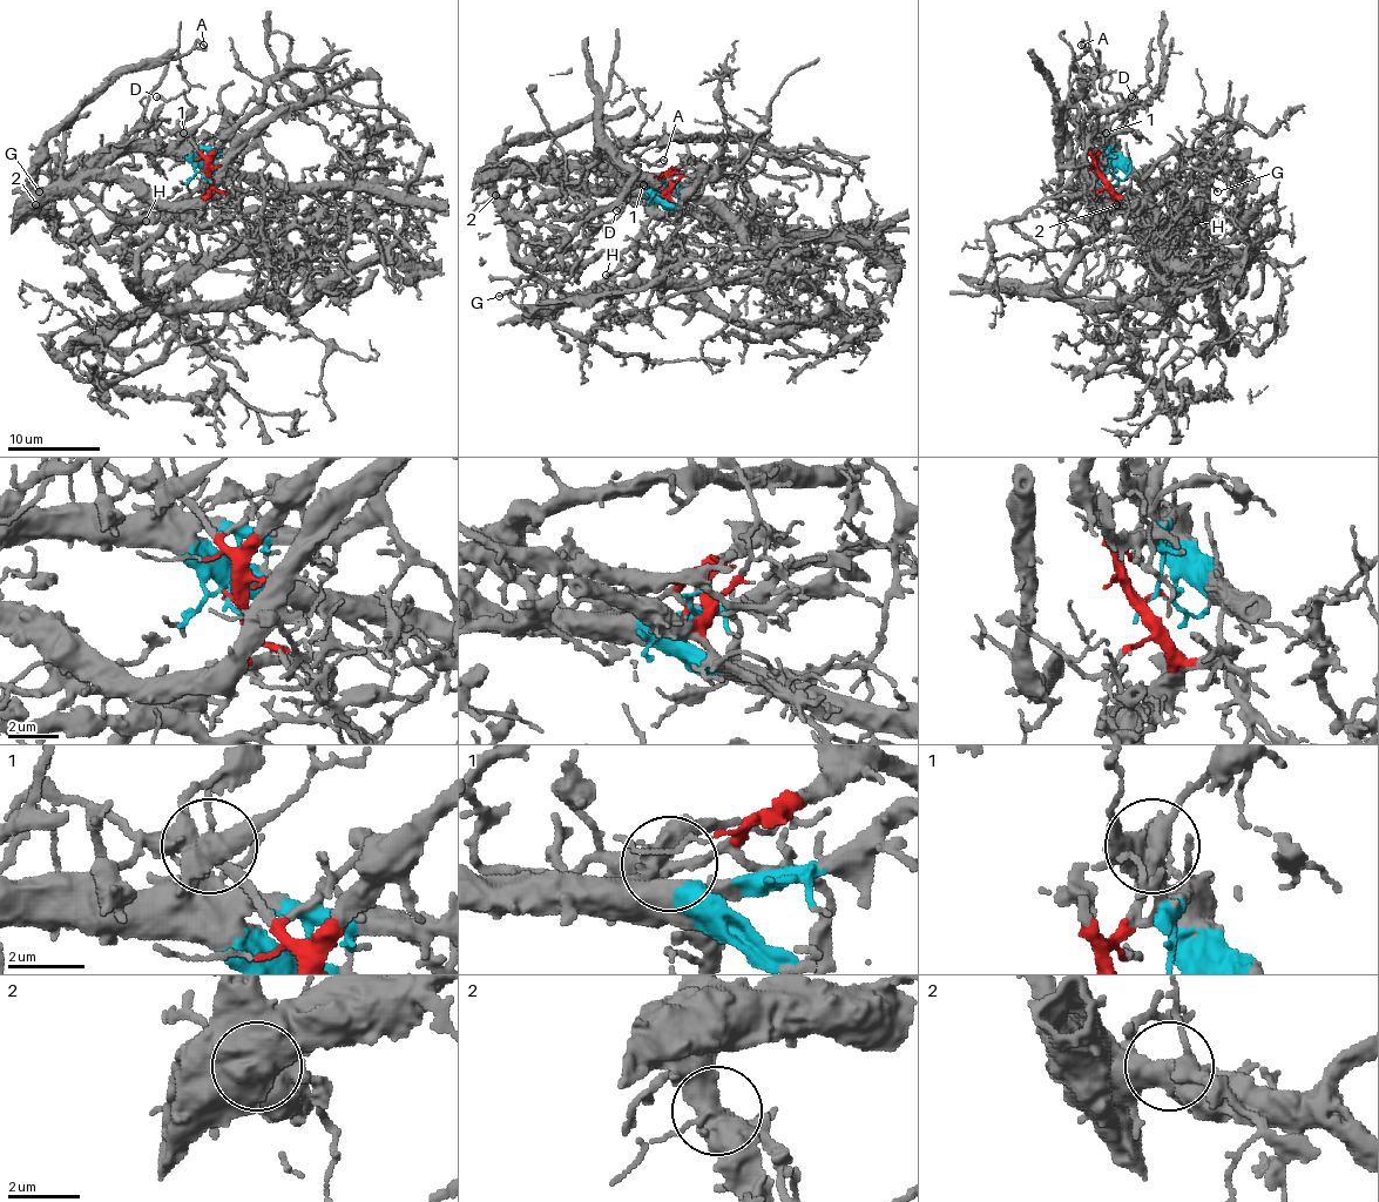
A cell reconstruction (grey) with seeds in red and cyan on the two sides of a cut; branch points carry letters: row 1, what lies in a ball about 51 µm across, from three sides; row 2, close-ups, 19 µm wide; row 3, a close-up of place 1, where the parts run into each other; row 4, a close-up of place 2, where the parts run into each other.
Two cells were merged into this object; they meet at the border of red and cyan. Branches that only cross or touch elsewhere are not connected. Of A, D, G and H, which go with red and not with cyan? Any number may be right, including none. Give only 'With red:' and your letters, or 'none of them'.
With red: D, G

